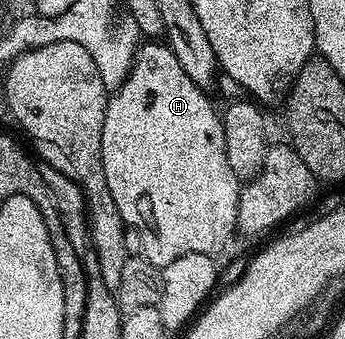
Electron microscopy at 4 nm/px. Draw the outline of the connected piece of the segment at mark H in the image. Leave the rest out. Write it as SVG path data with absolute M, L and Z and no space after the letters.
M147 40L142 43L136 49L135 59L131 61L131 71L129 72L129 76L124 82L119 86L119 89L114 91L108 97L107 100L107 111L105 112L105 128L101 128L101 164L105 164L105 181L109 184L109 192L113 192L113 201L117 203L117 212L121 212L121 216L123 217L124 223L128 227L131 226L133 229L139 233L139 246L141 249L142 257L148 258L154 266L157 267L165 267L169 264L173 264L173 260L181 260L181 256L189 256L190 254L210 254L214 255L216 253L215 250L219 250L223 245L226 244L227 241L231 238L231 233L236 233L237 227L235 225L235 221L237 220L237 212L239 211L239 191L241 189L241 183L239 177L235 175L233 172L233 168L229 168L229 156L225 156L225 132L223 131L223 120L220 114L220 111L215 110L215 106L210 102L208 91L201 89L197 86L197 84L193 84L193 80L189 80L188 73L181 68L180 61L177 60L177 57L174 56L170 47L167 45L166 41L163 40Z

